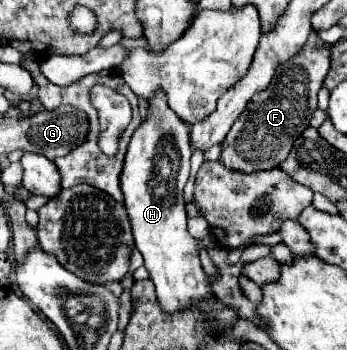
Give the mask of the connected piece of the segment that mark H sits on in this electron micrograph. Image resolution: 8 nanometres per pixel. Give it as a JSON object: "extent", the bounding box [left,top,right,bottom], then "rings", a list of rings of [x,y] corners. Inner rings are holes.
{"extent":[121,91,217,315],"rings":[[[155,91],[145,121],[135,129],[129,141],[121,171],[121,191],[125,195],[135,247],[145,259],[145,269],[155,285],[159,307],[167,315],[217,301],[199,261],[199,247],[211,247],[213,241],[206,238],[197,241],[187,233],[183,187],[189,179],[191,153],[189,125],[173,115],[171,107],[167,107],[167,99],[163,99],[163,91]]]}

